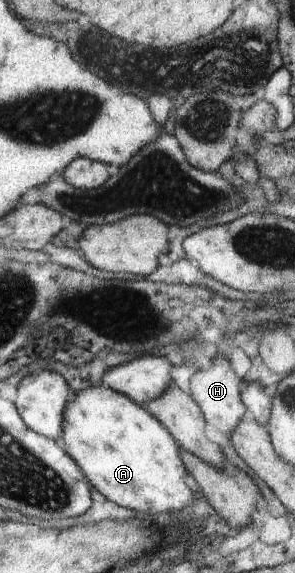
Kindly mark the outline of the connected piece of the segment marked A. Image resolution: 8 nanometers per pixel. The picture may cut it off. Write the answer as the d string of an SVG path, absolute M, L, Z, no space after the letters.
M102 383L94 385L94 387L86 387L86 389L76 391L76 393L73 393L73 400L66 402L64 406L60 429L59 443L66 453L69 454L70 459L73 459L74 463L77 463L78 467L81 467L82 471L85 472L86 479L90 480L90 485L112 503L139 514L176 513L176 511L182 511L182 509L186 509L186 507L192 507L192 505L194 505L194 494L188 488L188 485L182 481L187 473L186 469L182 467L182 461L180 461L178 447L176 447L177 443L174 441L174 438L153 415L150 415L150 412L146 411L140 404L128 399L126 395L122 395L122 393L118 393L114 391L114 389L110 389L110 387L106 387L106 385Z

